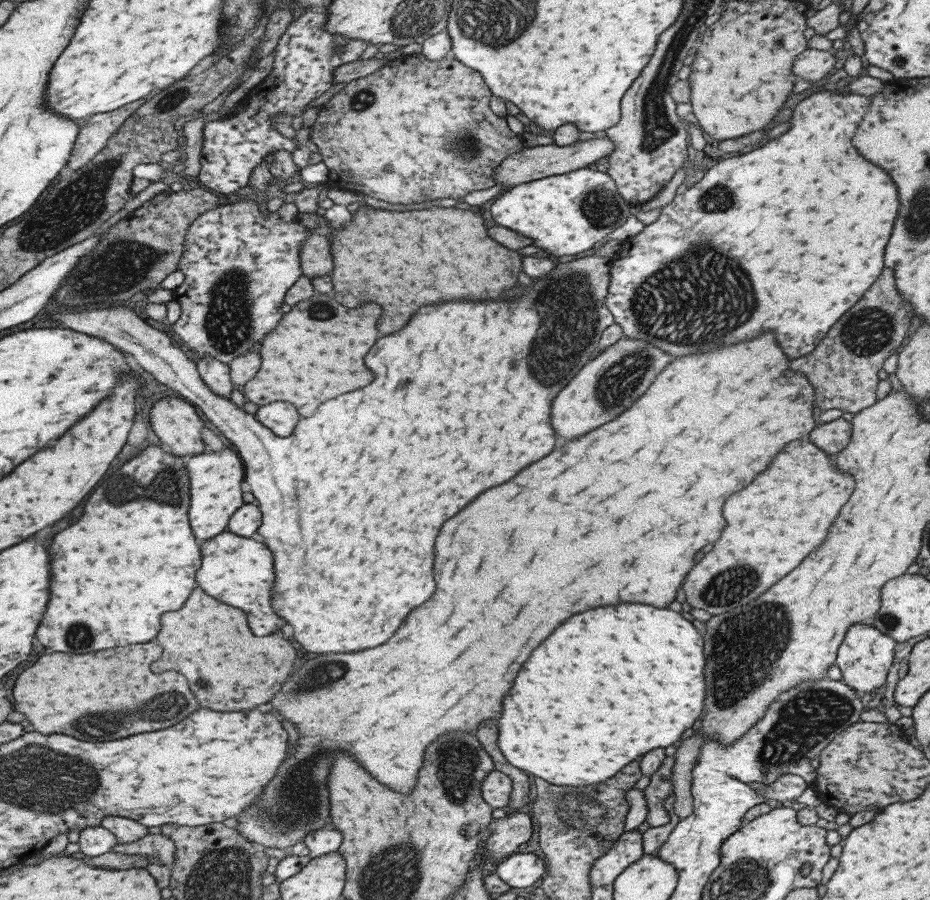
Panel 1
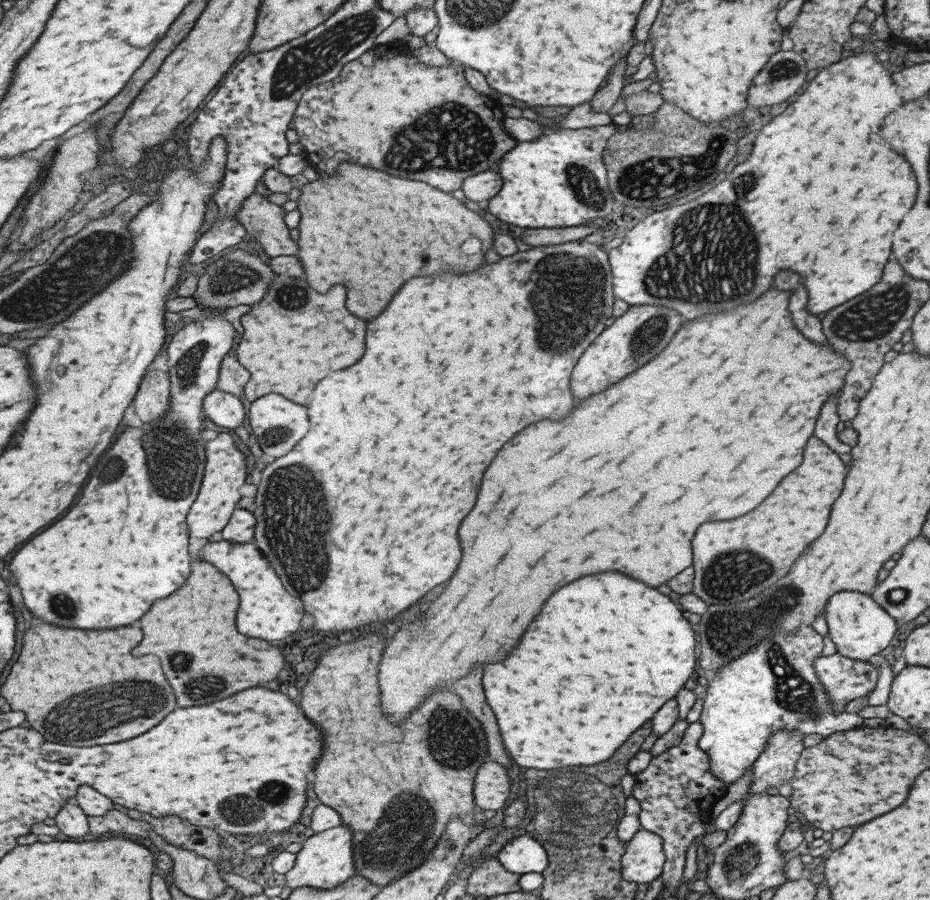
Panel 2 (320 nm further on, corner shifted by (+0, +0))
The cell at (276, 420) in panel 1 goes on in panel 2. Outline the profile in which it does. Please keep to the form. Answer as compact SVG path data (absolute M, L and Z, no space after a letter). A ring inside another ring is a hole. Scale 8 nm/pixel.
M279 394L263 396L263 398L252 402L248 410L248 421L261 450L270 454L273 458L279 458L283 454L287 454L287 452L295 447L295 442L309 430L307 428L309 424L307 424L305 406L293 404L291 400L287 400L287 398L279 396Z

